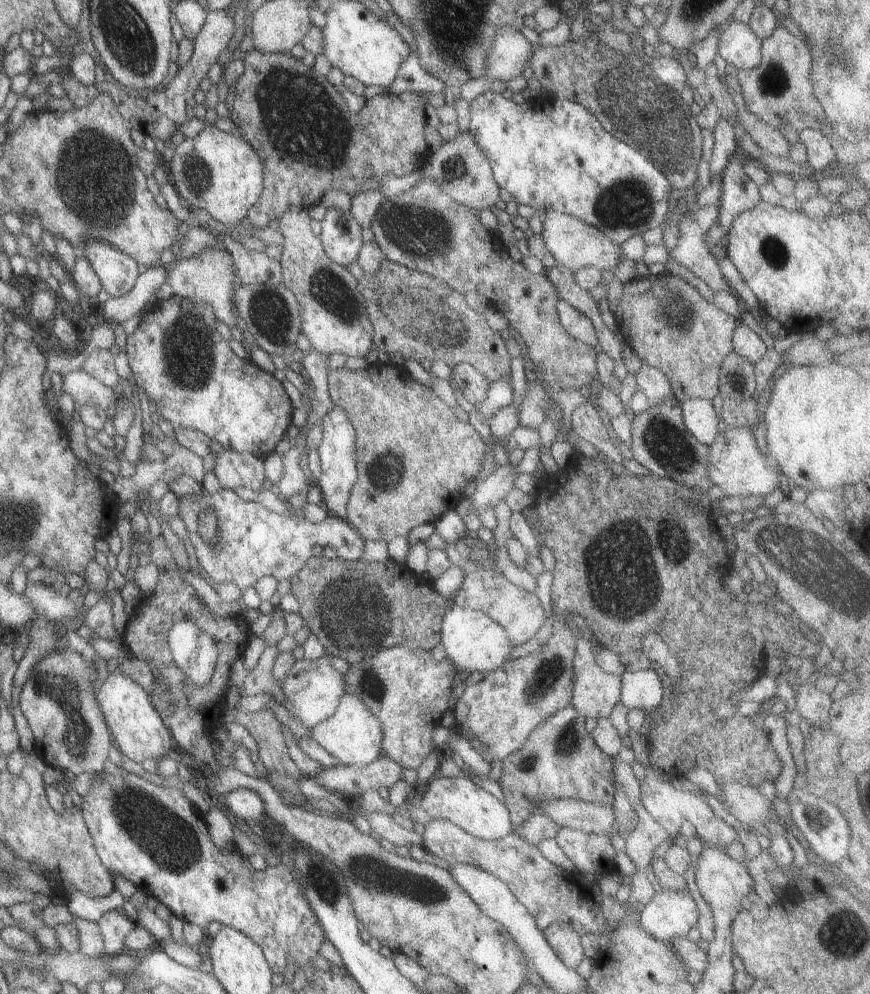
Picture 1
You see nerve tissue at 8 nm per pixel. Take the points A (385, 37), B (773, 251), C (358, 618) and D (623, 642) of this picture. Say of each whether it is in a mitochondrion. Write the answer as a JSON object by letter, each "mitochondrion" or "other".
{"A":"other","B":"mitochondrion","C":"mitochondrion","D":"other"}

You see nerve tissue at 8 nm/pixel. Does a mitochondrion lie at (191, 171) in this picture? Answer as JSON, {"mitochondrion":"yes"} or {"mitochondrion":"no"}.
{"mitochondrion":"yes"}

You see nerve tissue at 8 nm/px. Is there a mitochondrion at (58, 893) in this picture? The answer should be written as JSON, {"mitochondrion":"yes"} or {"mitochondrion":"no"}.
{"mitochondrion":"no"}

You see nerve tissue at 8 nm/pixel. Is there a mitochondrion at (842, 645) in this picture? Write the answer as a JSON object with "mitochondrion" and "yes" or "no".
{"mitochondrion":"no"}

